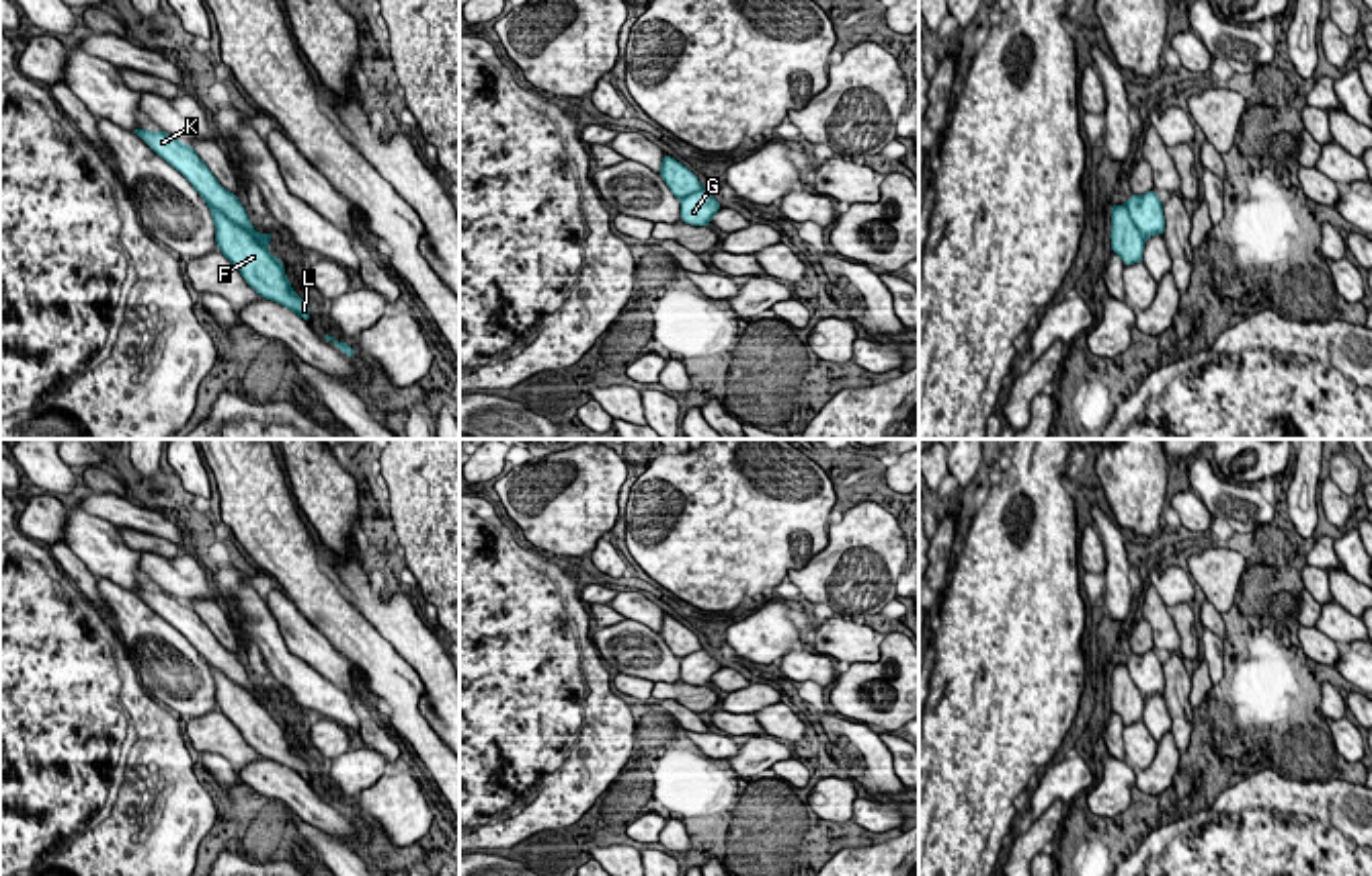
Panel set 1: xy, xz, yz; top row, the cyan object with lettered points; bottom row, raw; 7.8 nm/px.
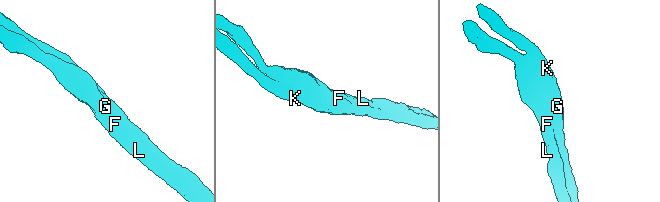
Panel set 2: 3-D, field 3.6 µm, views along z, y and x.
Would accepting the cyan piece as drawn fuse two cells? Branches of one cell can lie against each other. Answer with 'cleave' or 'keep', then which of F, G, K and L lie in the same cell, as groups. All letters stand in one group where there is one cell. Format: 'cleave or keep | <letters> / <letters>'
cleave | F L / G K

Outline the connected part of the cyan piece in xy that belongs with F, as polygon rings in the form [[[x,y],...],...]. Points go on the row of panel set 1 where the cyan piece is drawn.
[[[209,207],[215,224],[217,248],[242,273],[246,283],[263,297],[273,300],[310,322],[310,306],[293,291],[283,263],[271,256],[250,232]]]

